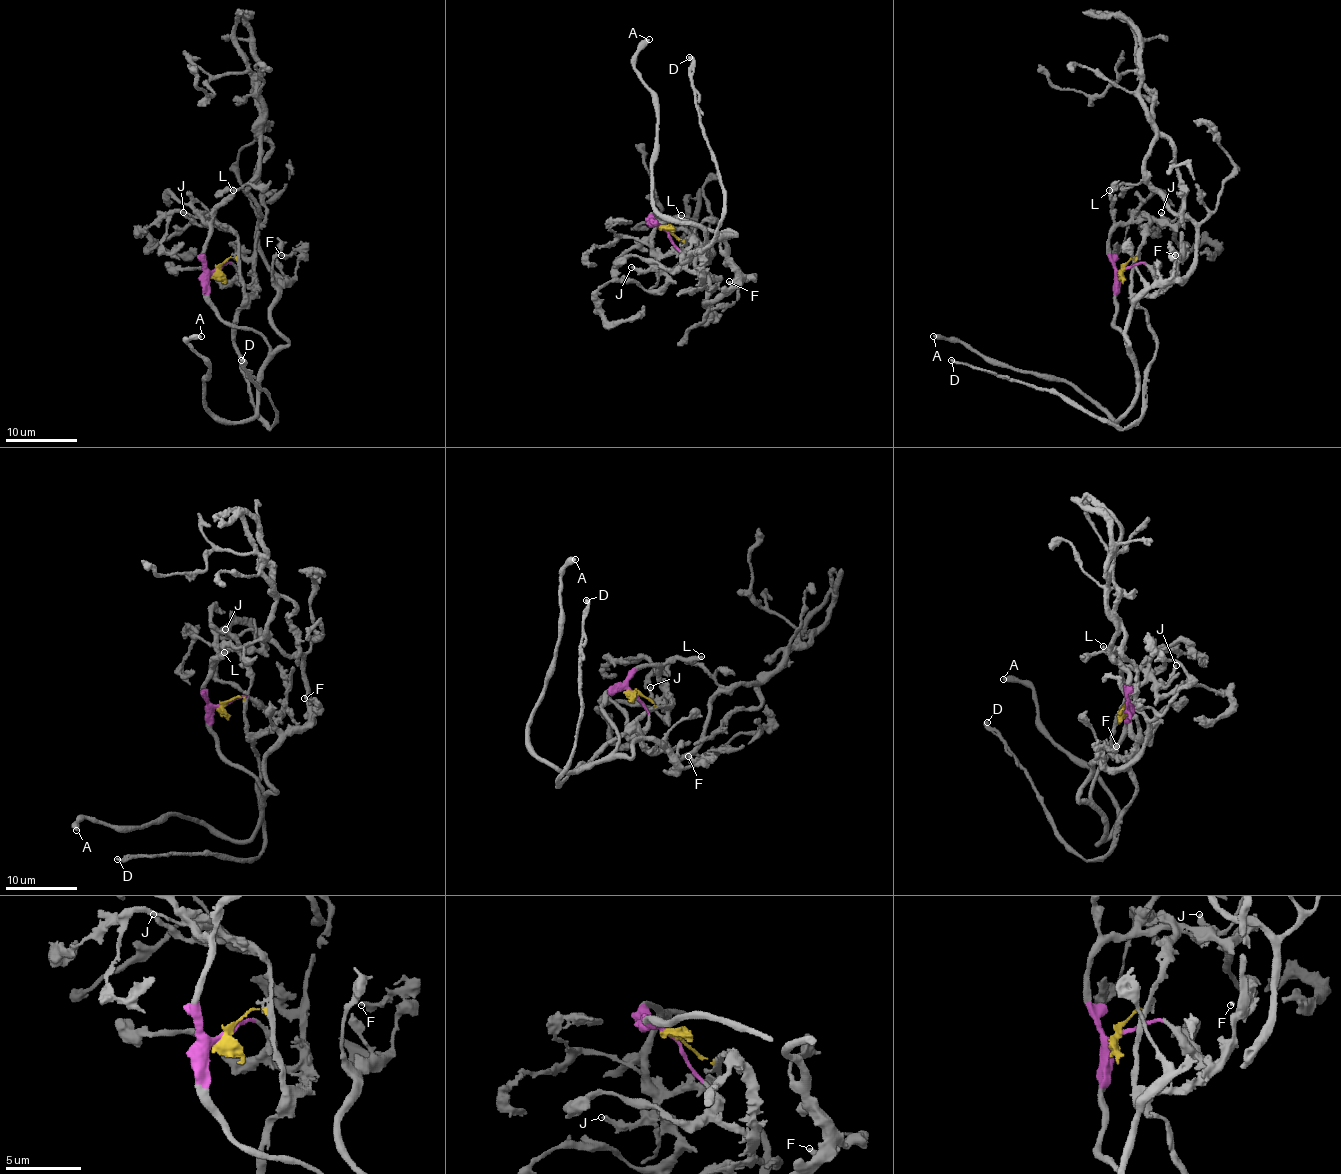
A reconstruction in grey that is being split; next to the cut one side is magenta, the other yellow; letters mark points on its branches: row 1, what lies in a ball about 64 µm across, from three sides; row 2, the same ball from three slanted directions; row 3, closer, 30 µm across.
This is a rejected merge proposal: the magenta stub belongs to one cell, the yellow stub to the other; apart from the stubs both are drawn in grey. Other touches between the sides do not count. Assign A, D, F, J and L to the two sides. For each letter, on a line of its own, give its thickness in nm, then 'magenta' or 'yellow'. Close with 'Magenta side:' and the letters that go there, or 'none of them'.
A: 400 nm | magenta
D: 320 nm | yellow
F: 360 nm | magenta
J: 260 nm | yellow
L: 320 nm | magenta
Magenta side: A, F, L

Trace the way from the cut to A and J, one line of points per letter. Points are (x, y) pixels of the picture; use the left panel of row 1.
A: (216, 270), (208, 304), (269, 347), (259, 410), (244, 421), (205, 405), (208, 365), (187, 342), (201, 337)
J: (216, 270), (237, 254), (237, 236), (212, 222), (198, 224), (183, 213)

